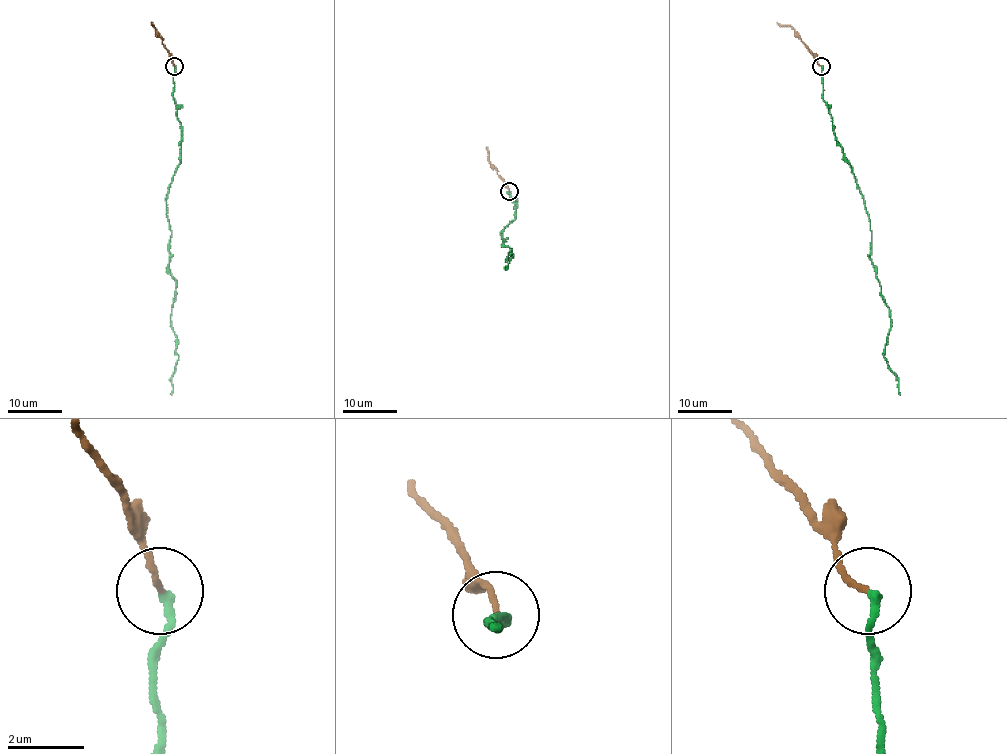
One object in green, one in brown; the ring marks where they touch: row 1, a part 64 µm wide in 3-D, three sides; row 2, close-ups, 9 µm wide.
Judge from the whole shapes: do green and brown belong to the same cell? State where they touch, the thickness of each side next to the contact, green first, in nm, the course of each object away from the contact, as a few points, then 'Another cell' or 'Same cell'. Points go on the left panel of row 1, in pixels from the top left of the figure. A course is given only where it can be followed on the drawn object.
Place: (174, 66). Thickness 240 nm (green) against 140 nm. Course of green: (174, 65), (181, 163), (166, 214), (178, 357), (171, 395). Course of brown: (174, 65), (151, 22). Another cell

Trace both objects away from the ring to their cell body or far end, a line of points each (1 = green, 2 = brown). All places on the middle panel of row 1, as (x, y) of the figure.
1: (509, 191), (516, 203), (516, 217), (504, 229), (501, 237), (510, 249), (505, 260), (513, 253), (506, 270)
2: (509, 191), (489, 160), (486, 147)

